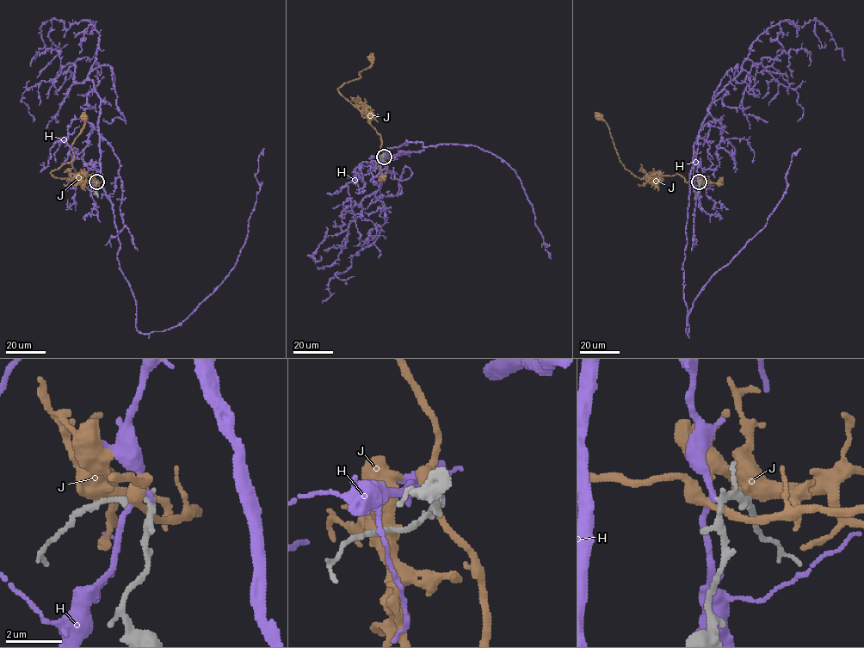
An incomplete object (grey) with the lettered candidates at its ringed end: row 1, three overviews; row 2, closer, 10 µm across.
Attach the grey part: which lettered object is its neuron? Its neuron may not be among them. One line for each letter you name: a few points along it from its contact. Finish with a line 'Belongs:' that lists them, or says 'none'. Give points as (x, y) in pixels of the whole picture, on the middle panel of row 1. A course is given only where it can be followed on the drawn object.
Belongs: none

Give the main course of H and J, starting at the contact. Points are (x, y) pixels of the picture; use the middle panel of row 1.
H: (383, 157), (406, 140), (422, 147), (472, 145), (497, 156), (520, 180), (552, 259)
J: (383, 157), (379, 135), (368, 119), (337, 89), (344, 83), (360, 77), (359, 72), (372, 63), (371, 57)

